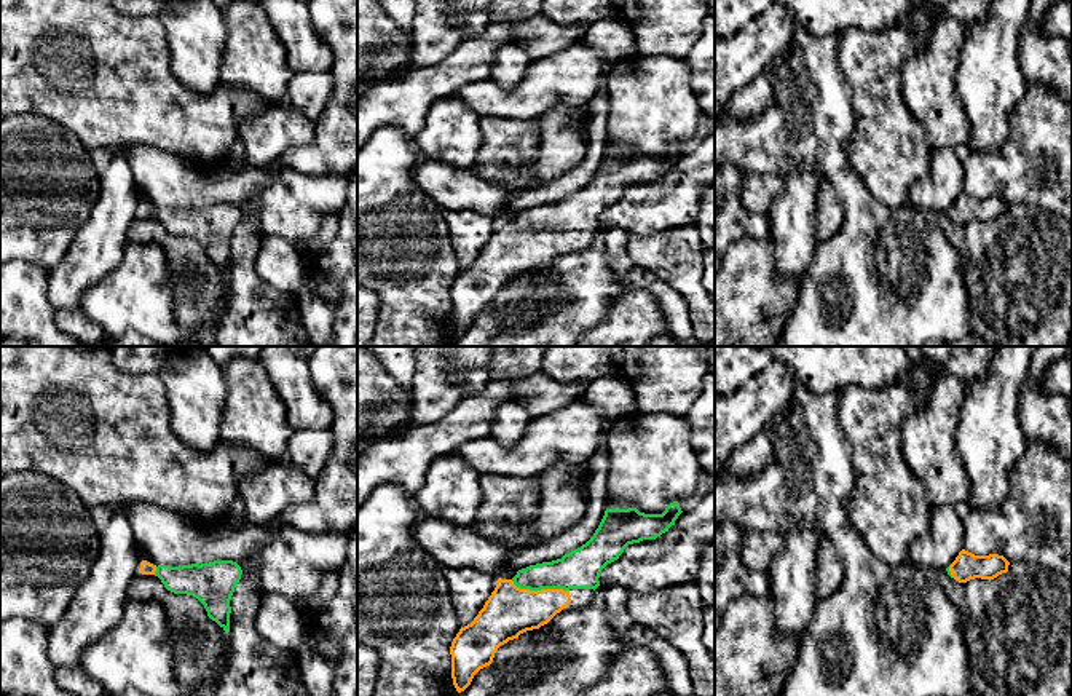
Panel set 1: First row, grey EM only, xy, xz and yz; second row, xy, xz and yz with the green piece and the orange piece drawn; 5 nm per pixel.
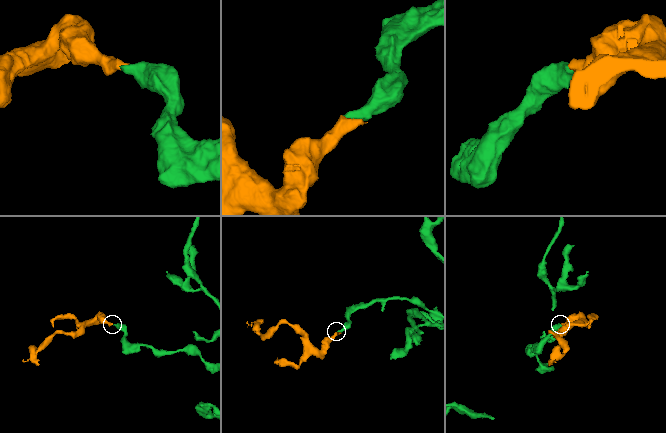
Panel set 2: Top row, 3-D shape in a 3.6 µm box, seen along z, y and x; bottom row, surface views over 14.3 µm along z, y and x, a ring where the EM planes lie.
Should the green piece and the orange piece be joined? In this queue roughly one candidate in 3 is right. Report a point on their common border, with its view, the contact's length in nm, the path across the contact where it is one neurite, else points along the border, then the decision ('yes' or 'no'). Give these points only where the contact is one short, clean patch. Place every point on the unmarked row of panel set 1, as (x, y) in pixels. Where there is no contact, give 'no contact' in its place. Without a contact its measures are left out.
meets green in xz at (539, 232); contact 300 nm long; runs through xz (579, 211), (557, 219), (539, 232), (509, 254); yes

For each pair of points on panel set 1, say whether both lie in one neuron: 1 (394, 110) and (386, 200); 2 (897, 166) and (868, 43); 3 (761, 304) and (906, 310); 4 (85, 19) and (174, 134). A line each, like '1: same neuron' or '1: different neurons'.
1: different neurons
2: same neuron
3: different neurons
4: same neuron

